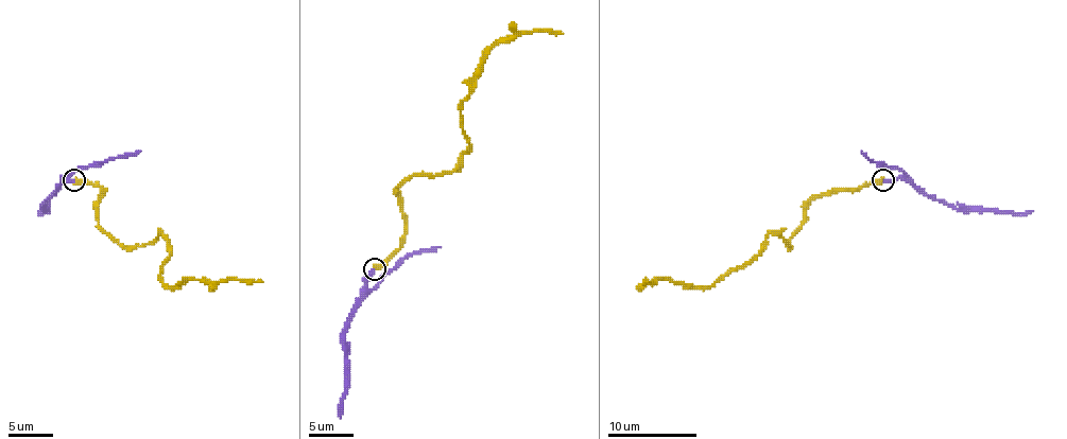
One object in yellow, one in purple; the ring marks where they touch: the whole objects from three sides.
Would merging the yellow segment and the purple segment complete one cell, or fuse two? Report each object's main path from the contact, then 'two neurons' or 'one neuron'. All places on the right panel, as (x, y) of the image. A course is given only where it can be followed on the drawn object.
yellow via (883, 179), (828, 191), (804, 208), (804, 224), (790, 246), (772, 233), (757, 256), (708, 286), (648, 282) | purple via (883, 179), (908, 177), (928, 195), (954, 208), (1033, 211) | one neuron

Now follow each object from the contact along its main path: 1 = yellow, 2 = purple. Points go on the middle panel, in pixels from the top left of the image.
1: (374, 269), (400, 247), (398, 189), (443, 176), (465, 152), (460, 102), (480, 58), (534, 31), (563, 33)
2: (374, 269), (366, 294), (351, 314), (344, 340), (340, 418)

